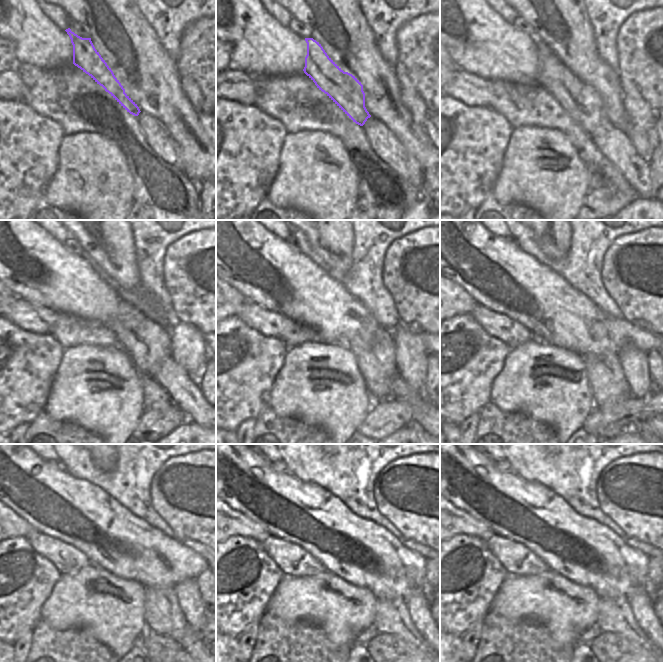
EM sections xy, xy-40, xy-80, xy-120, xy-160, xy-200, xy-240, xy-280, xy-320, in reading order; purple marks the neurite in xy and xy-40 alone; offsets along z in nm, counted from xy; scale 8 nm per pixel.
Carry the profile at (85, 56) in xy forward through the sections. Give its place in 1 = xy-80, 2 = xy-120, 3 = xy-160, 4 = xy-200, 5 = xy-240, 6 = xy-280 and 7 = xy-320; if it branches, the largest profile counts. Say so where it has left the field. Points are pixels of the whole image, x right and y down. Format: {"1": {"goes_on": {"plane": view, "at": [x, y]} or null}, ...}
{"1": {"goes_on": {"plane": "xy-80", "at": [582, 102]}}, "2": {"goes_on": {"plane": "xy-120", "at": [148, 344]}}, "3": {"goes_on": {"plane": "xy-160", "at": [375, 357]}}, "4": {"goes_on": {"plane": "xy-200", "at": [606, 378]}}, "5": {"goes_on": {"plane": "xy-240", "at": [163, 616]}}, "6": {"goes_on": {"plane": "xy-280", "at": [392, 617]}}, "7": {"goes_on": {"plane": "xy-320", "at": [616, 616]}}}

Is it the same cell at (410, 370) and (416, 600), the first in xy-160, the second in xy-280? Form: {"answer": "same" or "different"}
{"answer": "same"}

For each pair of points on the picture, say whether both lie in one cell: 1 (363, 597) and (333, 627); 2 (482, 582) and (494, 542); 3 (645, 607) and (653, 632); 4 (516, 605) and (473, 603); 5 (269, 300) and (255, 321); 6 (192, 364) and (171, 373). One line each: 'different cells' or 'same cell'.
1: same cell
2: different cells
3: same cell
4: different cells
5: different cells
6: different cells

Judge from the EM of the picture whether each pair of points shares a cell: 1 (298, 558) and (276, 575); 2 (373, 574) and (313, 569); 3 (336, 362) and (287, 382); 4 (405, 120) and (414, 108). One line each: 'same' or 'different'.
1: different
2: different
3: same
4: different

